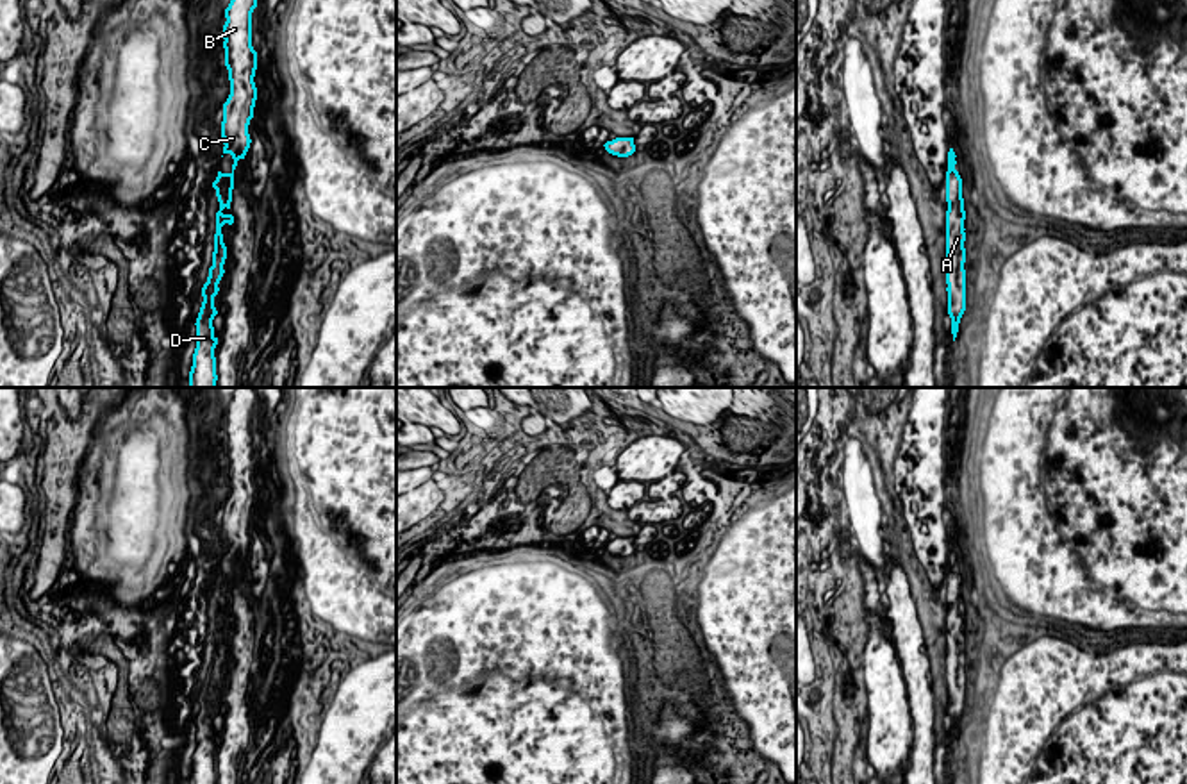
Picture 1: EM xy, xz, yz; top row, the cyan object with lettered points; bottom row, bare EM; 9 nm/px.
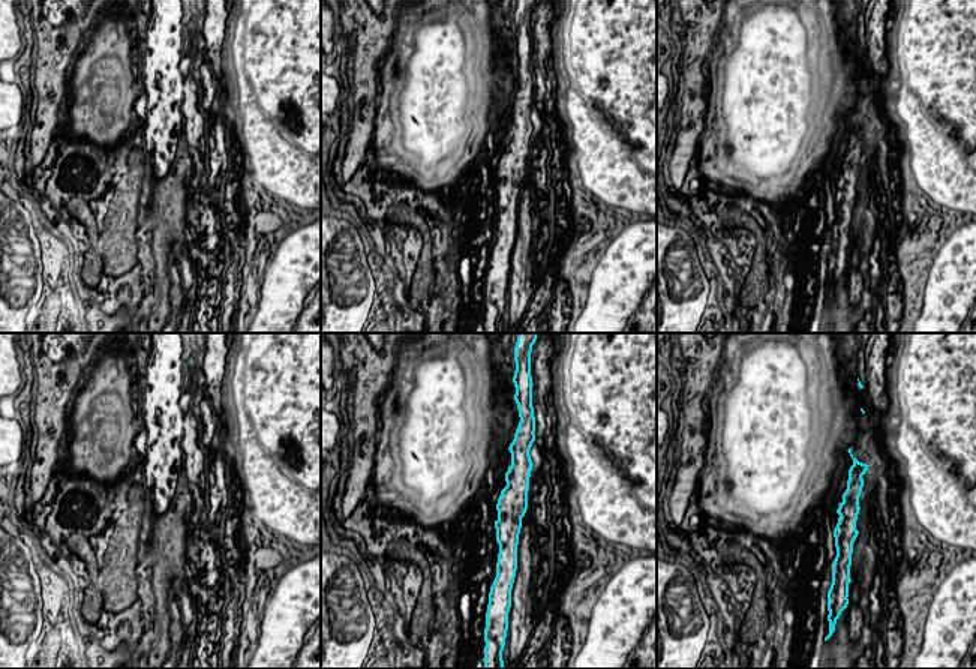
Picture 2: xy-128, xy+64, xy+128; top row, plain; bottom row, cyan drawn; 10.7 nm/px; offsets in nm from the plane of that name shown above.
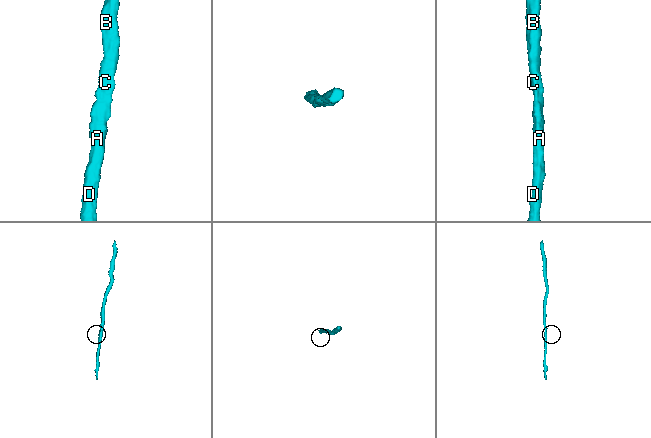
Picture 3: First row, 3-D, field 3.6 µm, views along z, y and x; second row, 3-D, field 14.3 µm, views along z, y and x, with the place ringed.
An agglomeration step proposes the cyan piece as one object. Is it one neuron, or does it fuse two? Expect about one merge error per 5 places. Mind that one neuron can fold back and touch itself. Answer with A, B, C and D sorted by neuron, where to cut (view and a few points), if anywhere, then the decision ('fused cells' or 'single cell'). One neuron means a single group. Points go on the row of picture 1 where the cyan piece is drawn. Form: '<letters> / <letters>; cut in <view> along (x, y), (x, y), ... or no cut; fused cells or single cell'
A B C D; no cut; single cell

